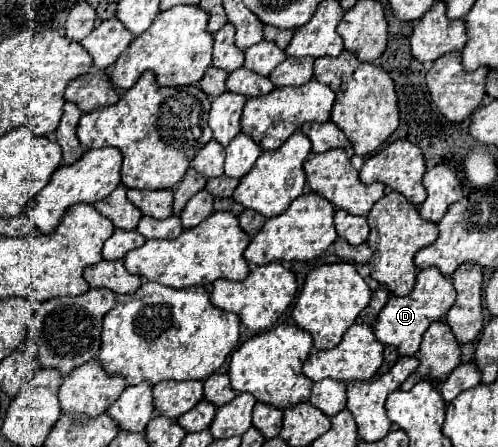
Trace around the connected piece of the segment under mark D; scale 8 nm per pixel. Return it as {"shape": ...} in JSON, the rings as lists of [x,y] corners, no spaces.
{"shape":[[[424,268],[416,274],[416,286],[408,296],[390,296],[390,300],[378,314],[374,334],[382,344],[396,346],[398,354],[416,356],[428,326],[436,320],[442,320],[450,310],[450,306],[454,304],[454,300],[456,300],[456,288],[452,284],[452,278],[440,274],[440,270],[436,268]]]}

